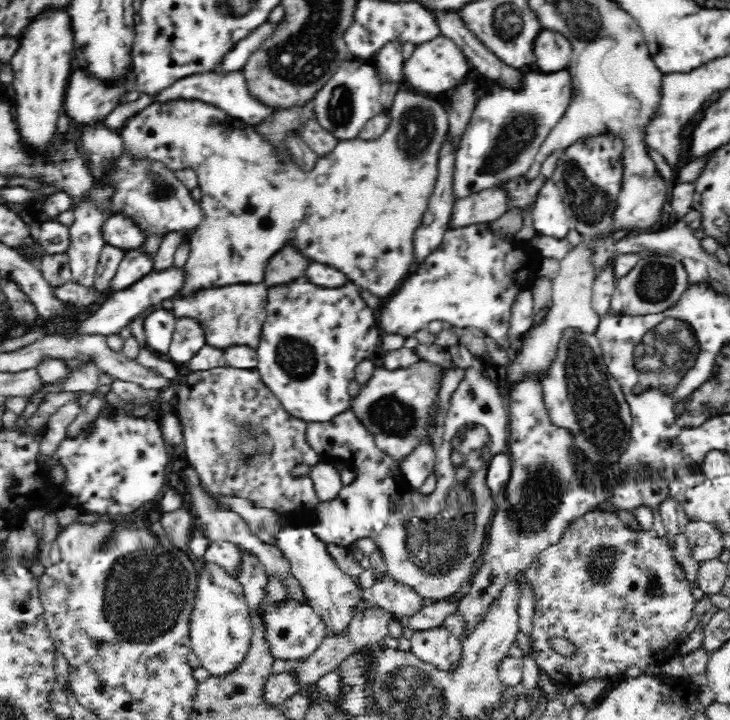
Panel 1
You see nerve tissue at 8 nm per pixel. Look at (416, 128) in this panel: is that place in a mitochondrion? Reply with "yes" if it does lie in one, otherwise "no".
yes

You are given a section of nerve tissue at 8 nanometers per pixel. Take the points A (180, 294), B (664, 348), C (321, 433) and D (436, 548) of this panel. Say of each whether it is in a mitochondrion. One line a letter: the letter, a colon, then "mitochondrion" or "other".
A: other
B: mitochondrion
C: other
D: mitochondrion

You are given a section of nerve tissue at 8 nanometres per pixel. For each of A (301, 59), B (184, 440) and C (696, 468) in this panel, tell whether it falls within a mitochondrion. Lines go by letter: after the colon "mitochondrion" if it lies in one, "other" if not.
A: mitochondrion
B: other
C: other

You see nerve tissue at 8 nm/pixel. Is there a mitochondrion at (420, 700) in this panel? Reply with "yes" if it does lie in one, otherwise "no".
yes

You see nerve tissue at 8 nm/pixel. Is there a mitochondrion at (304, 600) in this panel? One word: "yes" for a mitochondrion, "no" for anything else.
no

